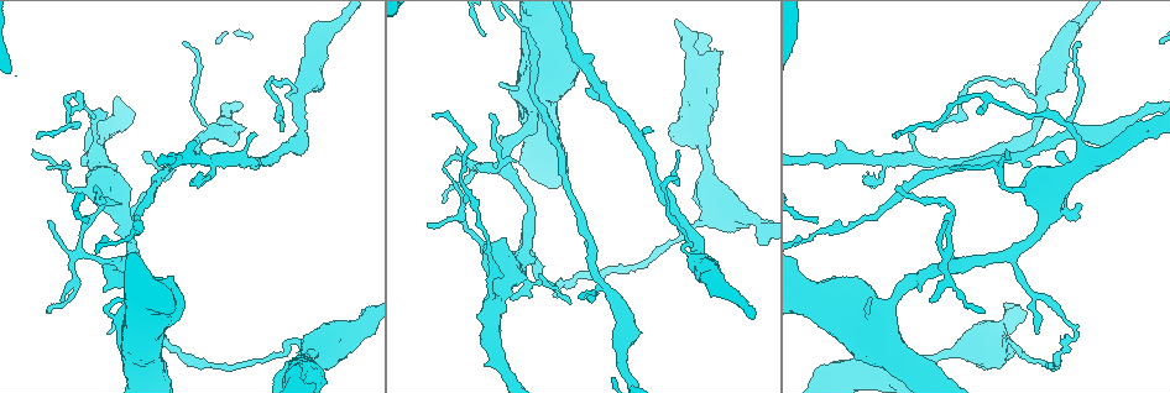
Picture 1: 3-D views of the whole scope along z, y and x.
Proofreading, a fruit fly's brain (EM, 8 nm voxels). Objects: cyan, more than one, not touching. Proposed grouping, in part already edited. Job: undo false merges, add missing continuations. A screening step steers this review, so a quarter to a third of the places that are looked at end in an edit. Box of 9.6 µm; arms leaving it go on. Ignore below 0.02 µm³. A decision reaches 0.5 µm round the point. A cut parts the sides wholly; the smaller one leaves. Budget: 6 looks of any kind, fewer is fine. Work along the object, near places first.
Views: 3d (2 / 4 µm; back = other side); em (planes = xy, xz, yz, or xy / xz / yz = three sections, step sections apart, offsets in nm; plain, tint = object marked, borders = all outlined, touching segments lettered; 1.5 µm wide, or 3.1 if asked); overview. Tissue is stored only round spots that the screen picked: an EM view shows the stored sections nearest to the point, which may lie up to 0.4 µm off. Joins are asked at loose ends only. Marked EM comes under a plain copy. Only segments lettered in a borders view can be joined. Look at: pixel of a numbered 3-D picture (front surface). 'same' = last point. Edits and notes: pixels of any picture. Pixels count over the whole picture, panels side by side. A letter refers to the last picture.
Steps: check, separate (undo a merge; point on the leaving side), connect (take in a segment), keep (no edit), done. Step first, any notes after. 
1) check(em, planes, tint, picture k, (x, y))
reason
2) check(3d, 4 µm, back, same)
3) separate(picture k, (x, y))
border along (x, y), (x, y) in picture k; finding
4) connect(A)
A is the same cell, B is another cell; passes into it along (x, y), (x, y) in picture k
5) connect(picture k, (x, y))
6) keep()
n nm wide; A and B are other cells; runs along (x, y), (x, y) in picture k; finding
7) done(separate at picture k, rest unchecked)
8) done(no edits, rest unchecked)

check(3d, 4 µm, picture 1, (1057, 155))
tapers out

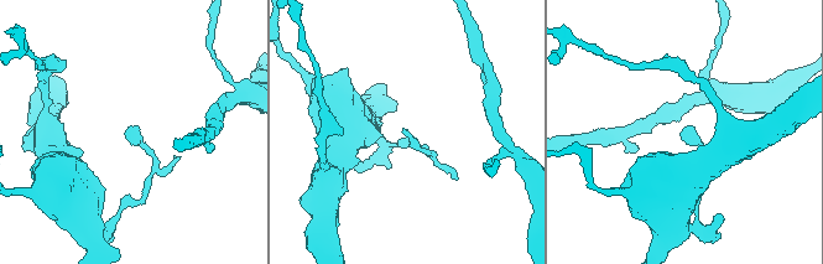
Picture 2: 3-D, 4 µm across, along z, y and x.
check(em, planes, borders, picture 2, (127, 135))

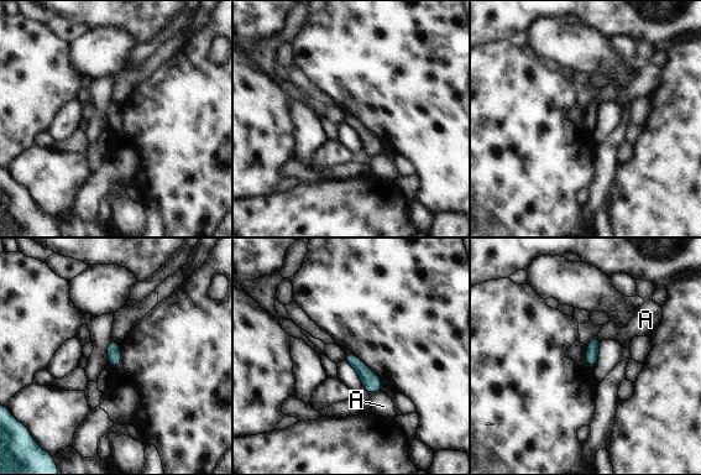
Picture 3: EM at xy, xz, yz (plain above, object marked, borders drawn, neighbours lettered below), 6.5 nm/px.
keep()
80 nm wide; A is another cell; border along (380, 390), (370, 395) in picture 3; none of them fits

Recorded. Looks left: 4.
check(3d, 2 µm, picture 1, (677, 152))
tapers out

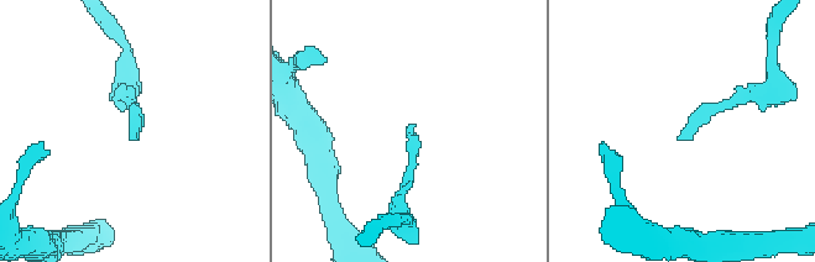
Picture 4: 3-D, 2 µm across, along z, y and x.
check(em, planes, borders, picture 4, (676, 140))
need the tissue

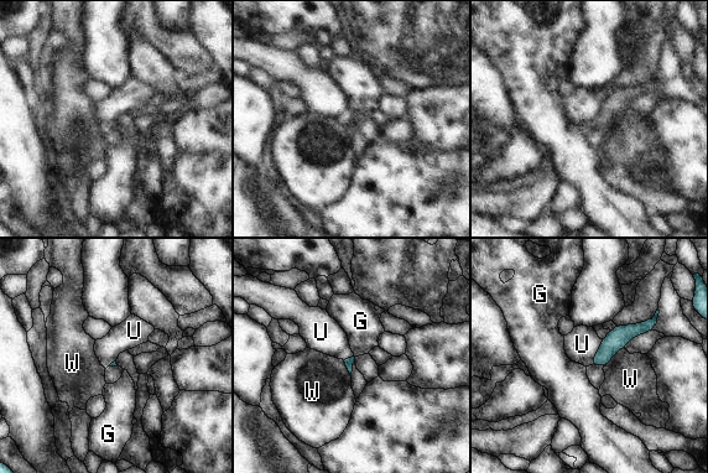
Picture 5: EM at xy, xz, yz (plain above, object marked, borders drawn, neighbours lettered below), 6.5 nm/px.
keep()
U touches over 190 nm; G, U and W are other cells; no lettered segment goes on from it

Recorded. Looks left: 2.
check(em, xy, step 8, tint, picture 1, (82, 236))
a narrow waist

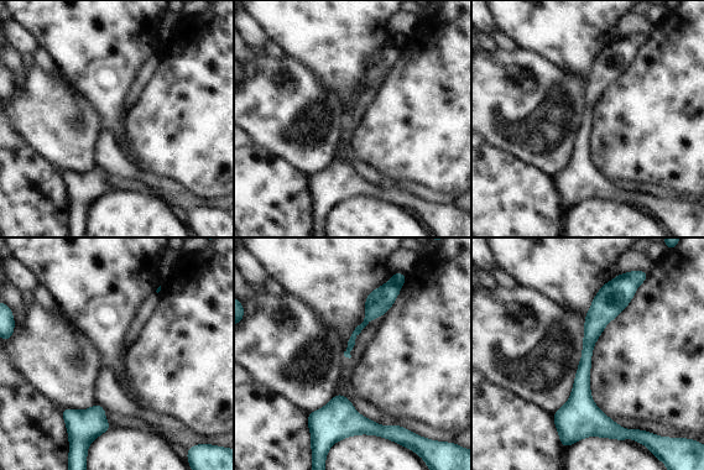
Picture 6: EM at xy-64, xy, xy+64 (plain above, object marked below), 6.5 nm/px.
check(em, planes, borders, same)

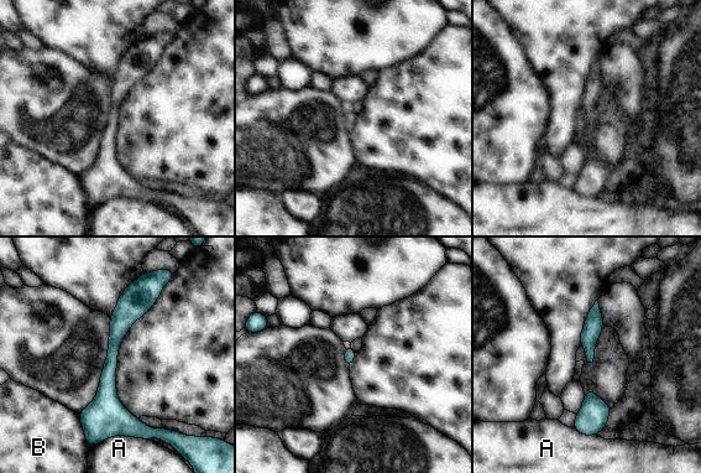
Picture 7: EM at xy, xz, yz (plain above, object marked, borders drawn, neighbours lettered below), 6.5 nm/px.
keep()
70 nm wide; A and B are other cells; runs along (139, 285), (114, 343), (110, 430) in picture 7; one neuron here

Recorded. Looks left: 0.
done(no edits, rest unchecked)

